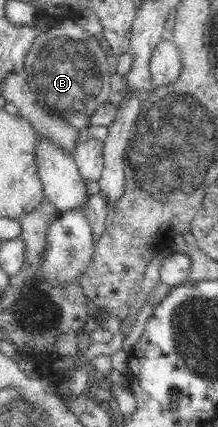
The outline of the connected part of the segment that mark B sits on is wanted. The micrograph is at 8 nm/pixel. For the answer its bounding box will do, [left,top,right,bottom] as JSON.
[23,19,111,132]

